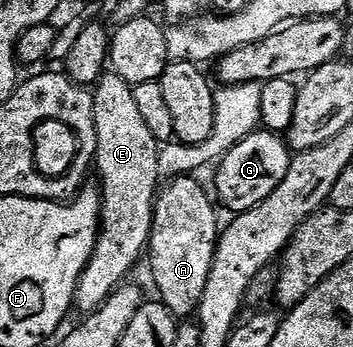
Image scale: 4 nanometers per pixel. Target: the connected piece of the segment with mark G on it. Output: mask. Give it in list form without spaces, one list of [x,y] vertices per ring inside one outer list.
[[[263,129],[254,131],[229,150],[219,162],[216,191],[214,190],[217,202],[235,214],[245,213],[258,206],[284,181],[284,176],[290,170],[291,160],[291,150],[279,134]]]

